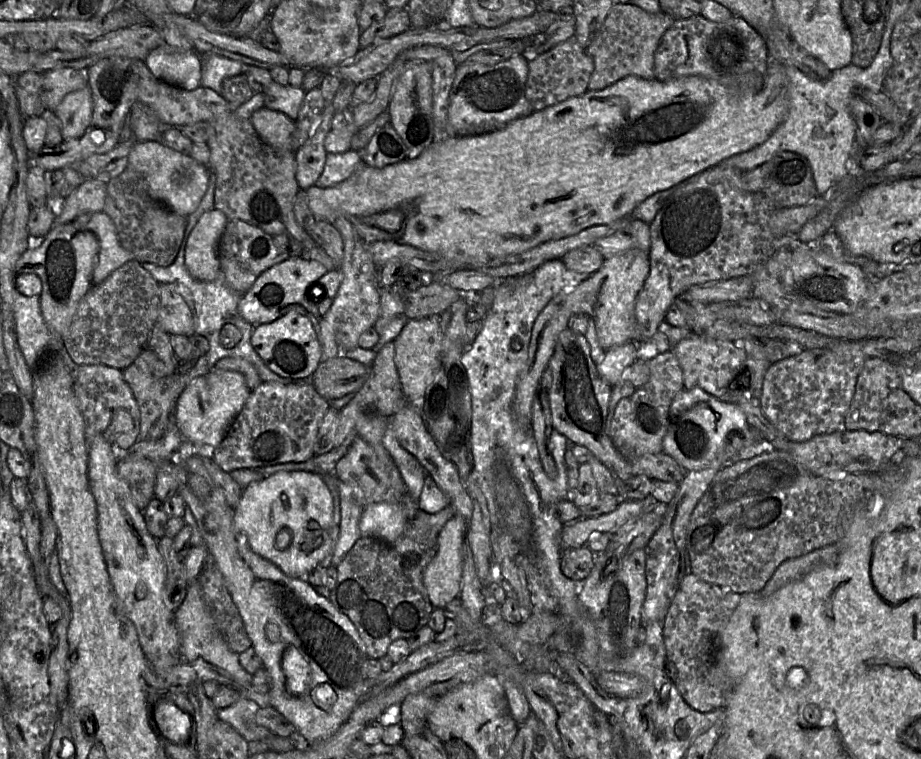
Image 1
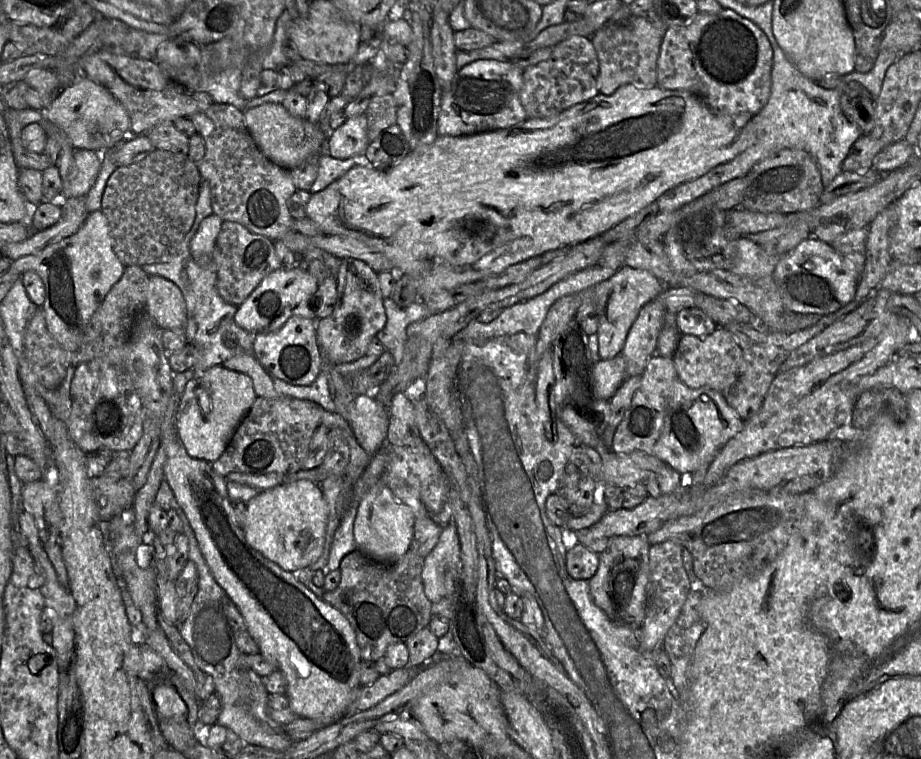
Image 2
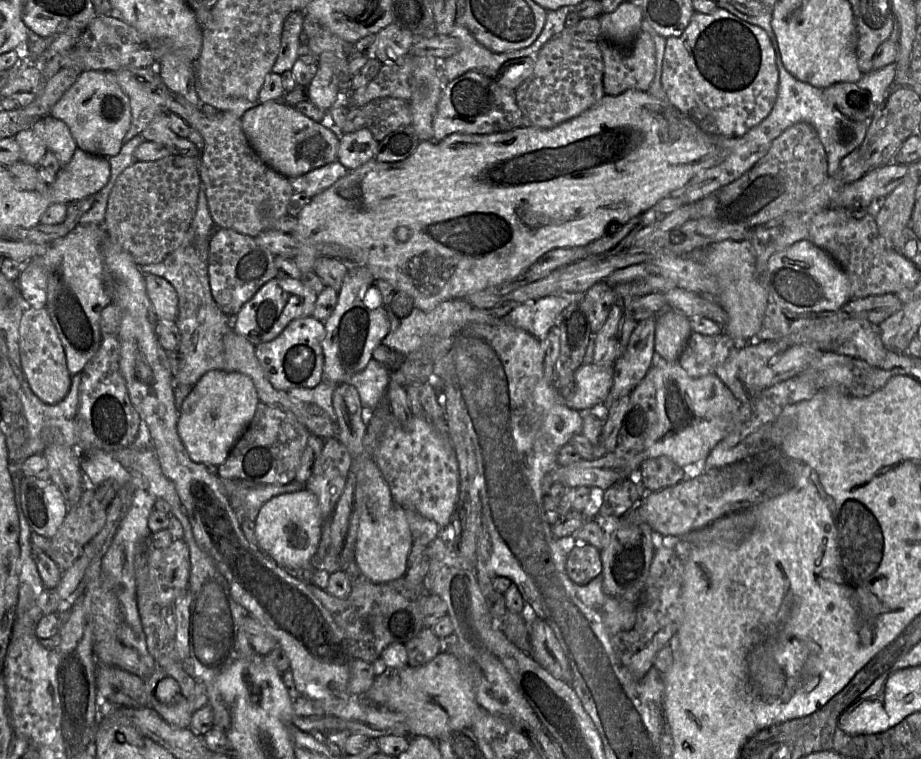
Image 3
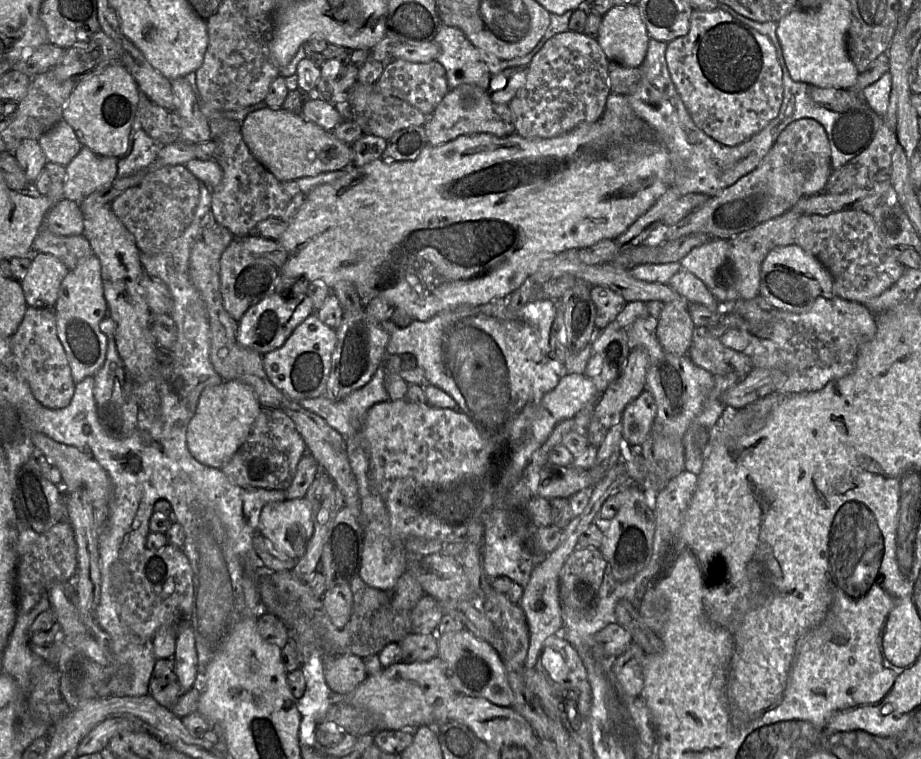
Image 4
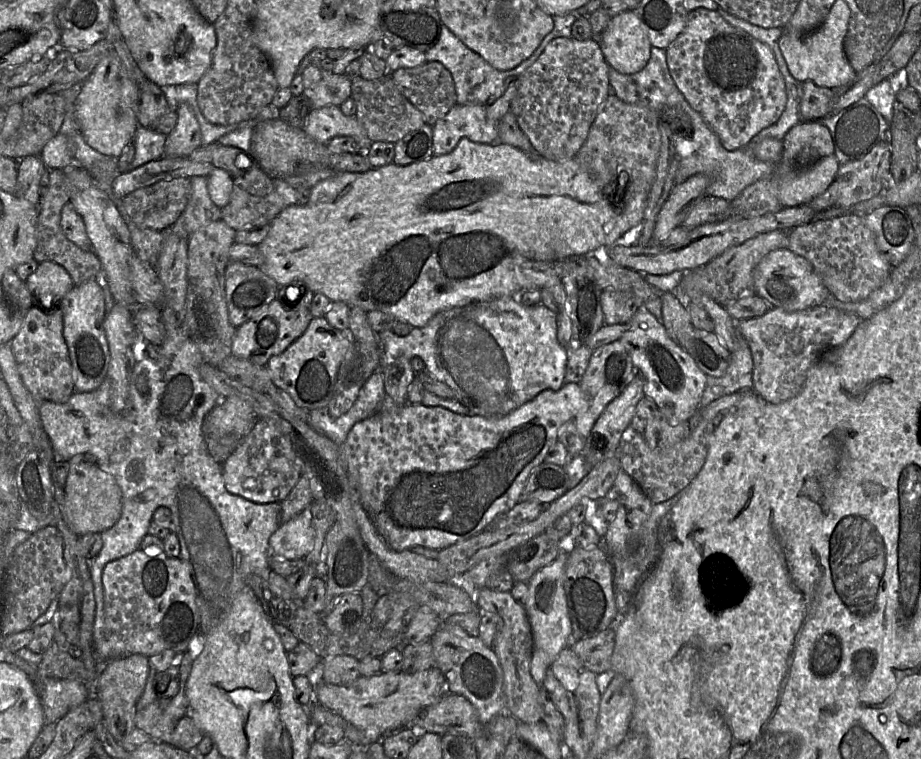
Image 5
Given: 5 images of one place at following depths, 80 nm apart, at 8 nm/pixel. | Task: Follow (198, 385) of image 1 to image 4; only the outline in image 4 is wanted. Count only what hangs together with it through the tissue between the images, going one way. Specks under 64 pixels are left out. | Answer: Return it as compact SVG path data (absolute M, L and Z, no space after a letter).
M223 381L205 388L186 433L187 447L194 459L210 467L223 467L249 435L260 410L254 391L243 382Z

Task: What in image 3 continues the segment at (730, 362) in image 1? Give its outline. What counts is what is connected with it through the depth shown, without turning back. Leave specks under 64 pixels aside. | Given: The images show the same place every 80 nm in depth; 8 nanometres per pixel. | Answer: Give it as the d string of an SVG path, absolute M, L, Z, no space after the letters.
M693 332L677 361L689 376L702 377L715 373L735 347L724 332L713 336Z

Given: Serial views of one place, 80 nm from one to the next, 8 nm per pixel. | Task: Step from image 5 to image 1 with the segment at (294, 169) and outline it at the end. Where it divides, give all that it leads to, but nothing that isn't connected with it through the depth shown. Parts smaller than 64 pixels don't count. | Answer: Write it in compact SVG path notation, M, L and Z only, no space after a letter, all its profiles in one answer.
M261 107L256 110L250 121L259 137L268 145L295 153L292 140L295 133L295 121L282 112Z

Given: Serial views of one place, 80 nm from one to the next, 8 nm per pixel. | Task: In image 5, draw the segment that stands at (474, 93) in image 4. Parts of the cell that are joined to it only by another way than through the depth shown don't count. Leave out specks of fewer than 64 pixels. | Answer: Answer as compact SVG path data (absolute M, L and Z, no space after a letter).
M456 103L432 126L434 155L450 153L462 138L475 143L498 140L498 122L486 116L486 105Z

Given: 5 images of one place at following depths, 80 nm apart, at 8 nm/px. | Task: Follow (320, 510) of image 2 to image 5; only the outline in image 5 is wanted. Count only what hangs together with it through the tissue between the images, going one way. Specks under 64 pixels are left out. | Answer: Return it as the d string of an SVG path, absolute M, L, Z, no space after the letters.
M308 507L295 518L280 524L269 539L270 556L298 560L306 556L314 543L312 515Z

